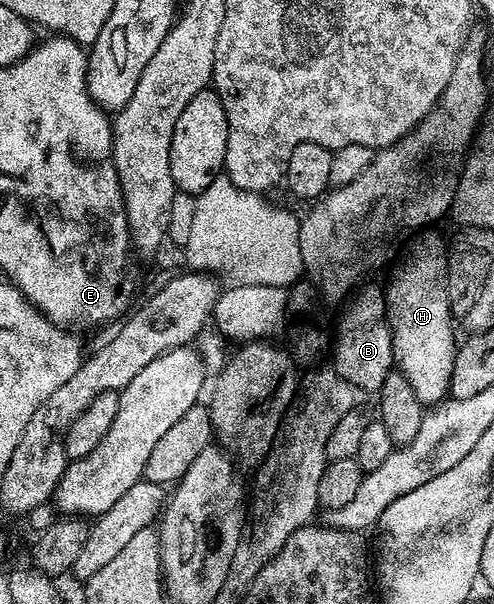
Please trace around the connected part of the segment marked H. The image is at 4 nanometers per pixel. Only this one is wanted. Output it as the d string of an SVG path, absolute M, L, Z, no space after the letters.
M425 230L413 240L409 253L401 260L401 265L393 272L389 285L384 285L385 319L389 325L389 333L393 339L393 362L396 371L411 382L411 390L415 390L415 398L426 406L436 406L449 396L451 374L455 366L459 339L453 333L455 316L450 311L448 296L448 258L447 240L435 233Z

